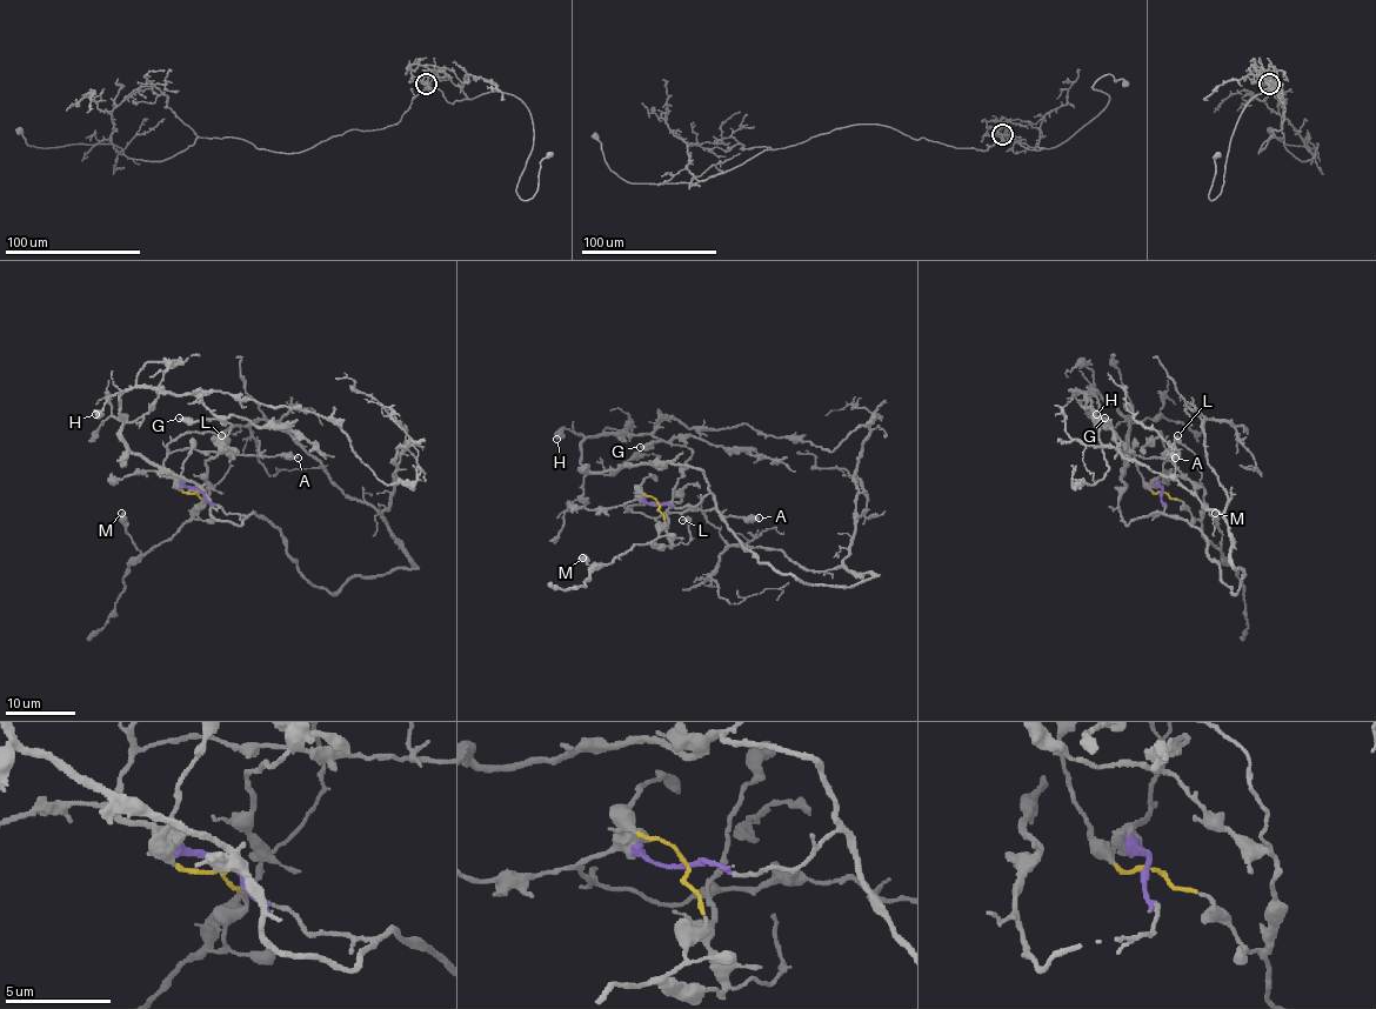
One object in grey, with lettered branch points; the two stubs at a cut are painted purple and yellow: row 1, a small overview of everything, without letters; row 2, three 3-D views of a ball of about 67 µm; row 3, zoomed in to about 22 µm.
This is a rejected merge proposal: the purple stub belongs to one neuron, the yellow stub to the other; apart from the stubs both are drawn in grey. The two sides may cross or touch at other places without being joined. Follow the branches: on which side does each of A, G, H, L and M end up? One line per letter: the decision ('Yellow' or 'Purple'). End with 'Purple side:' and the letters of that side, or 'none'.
A: Purple
G: Yellow
H: Purple
L: Yellow
M: Yellow
Purple side: A, H

